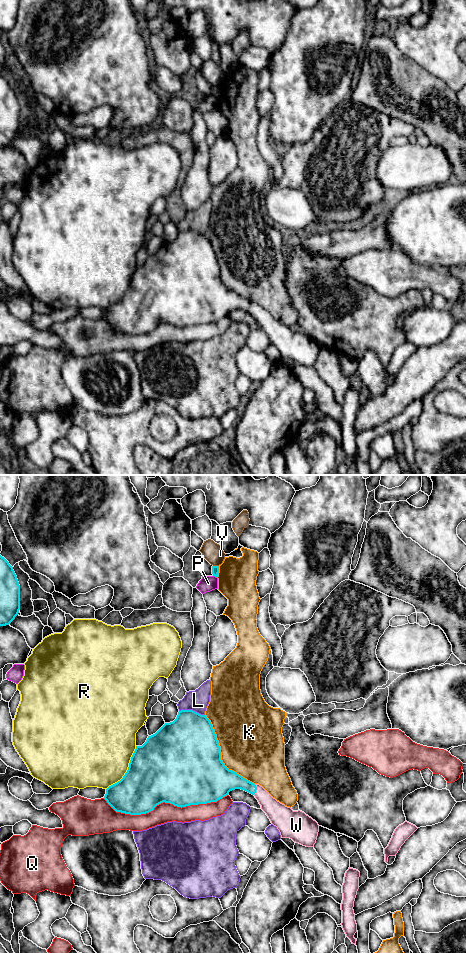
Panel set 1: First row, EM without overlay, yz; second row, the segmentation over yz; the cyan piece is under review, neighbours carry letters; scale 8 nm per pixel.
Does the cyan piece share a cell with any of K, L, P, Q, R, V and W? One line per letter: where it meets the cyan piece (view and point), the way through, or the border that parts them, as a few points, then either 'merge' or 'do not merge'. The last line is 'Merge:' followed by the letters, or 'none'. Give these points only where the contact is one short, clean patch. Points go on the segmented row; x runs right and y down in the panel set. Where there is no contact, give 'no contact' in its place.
K: yz (220, 754) | do not merge
L: yz (192, 710) | do not merge
P: yz (215, 576) | do not merge
Q: yz (165, 802) | do not merge
R: yz (127, 770) | do not merge
V: yz (216, 566) | do not merge
W: yz (256, 789) | across yz (227, 780), (237, 781), (256, 789), (277, 812) | merge
Merge: W

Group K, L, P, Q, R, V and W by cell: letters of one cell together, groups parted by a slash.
K / L / P / Q / R / V / W

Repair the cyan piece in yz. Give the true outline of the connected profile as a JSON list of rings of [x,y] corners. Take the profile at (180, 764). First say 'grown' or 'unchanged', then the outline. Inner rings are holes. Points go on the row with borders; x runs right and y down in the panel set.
grown; [[[181,710],[173,722],[165,723],[155,734],[148,736],[142,746],[136,746],[129,767],[123,778],[106,789],[104,799],[116,811],[130,815],[146,814],[165,802],[177,807],[217,802],[235,789],[244,790],[258,800],[261,809],[271,823],[277,827],[282,838],[290,838],[306,847],[314,847],[319,825],[304,812],[293,811],[292,808],[273,798],[262,786],[254,784],[236,772],[229,770],[221,760],[221,752],[216,734],[210,720],[193,710]]]

